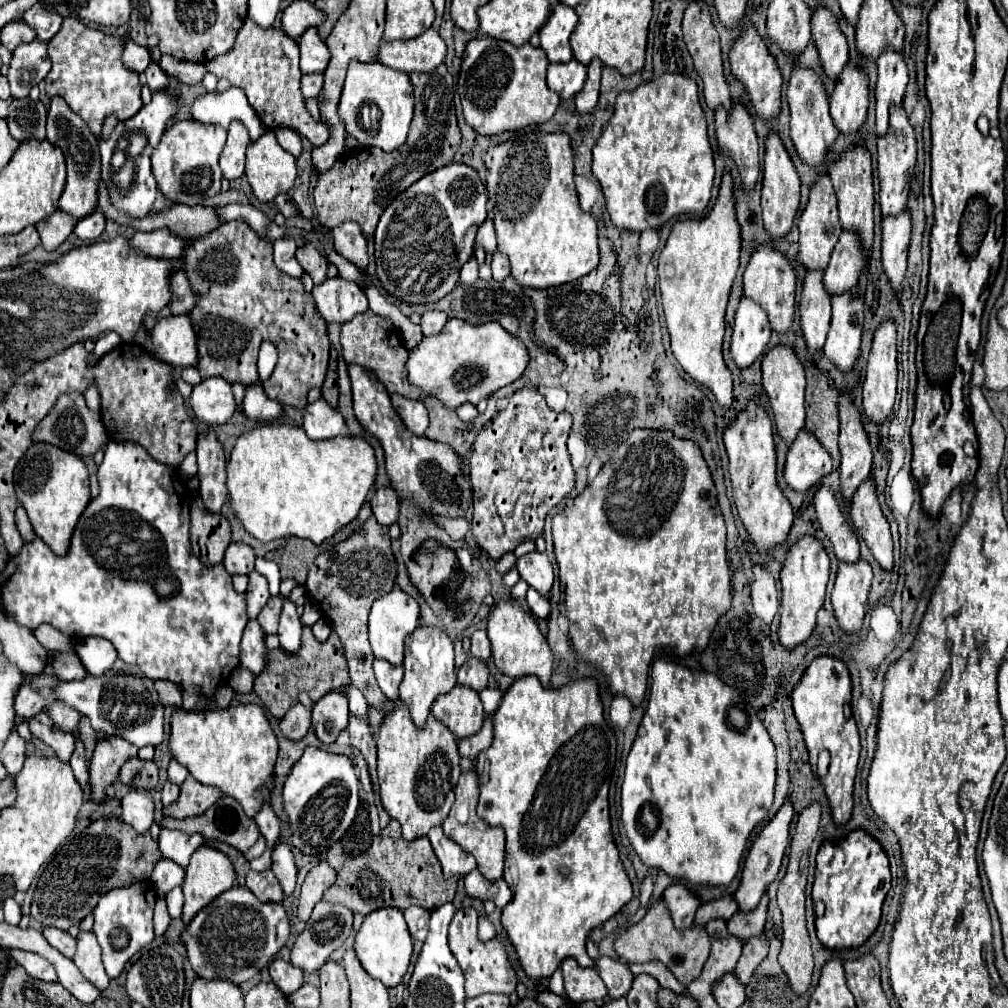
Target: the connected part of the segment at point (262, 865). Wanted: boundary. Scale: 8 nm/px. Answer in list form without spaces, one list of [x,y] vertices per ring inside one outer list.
[[[266,850],[262,856],[258,856],[250,862],[250,868],[256,872],[266,872],[270,866],[272,866],[272,850]]]

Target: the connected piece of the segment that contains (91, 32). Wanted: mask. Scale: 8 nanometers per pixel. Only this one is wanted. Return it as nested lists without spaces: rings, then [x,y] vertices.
[[[64,18],[62,30],[48,42],[52,70],[46,76],[46,94],[50,98],[64,98],[96,136],[100,136],[106,116],[116,114],[120,120],[126,120],[142,108],[142,84],[138,80],[138,72],[130,70],[122,62],[126,40],[128,38],[124,36],[104,34],[98,28],[90,28],[78,18]]]

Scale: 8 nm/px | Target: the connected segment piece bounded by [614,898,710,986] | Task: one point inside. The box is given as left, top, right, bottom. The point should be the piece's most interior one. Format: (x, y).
(685, 952)

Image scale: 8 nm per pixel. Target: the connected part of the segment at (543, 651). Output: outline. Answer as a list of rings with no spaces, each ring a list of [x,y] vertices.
[[[502,598],[498,604],[494,604],[490,618],[488,618],[488,638],[492,642],[492,658],[496,668],[506,676],[526,676],[532,674],[544,686],[550,686],[550,674],[552,674],[552,652],[544,638],[544,634],[538,630],[536,620],[532,614],[522,610],[522,606],[514,598]]]

